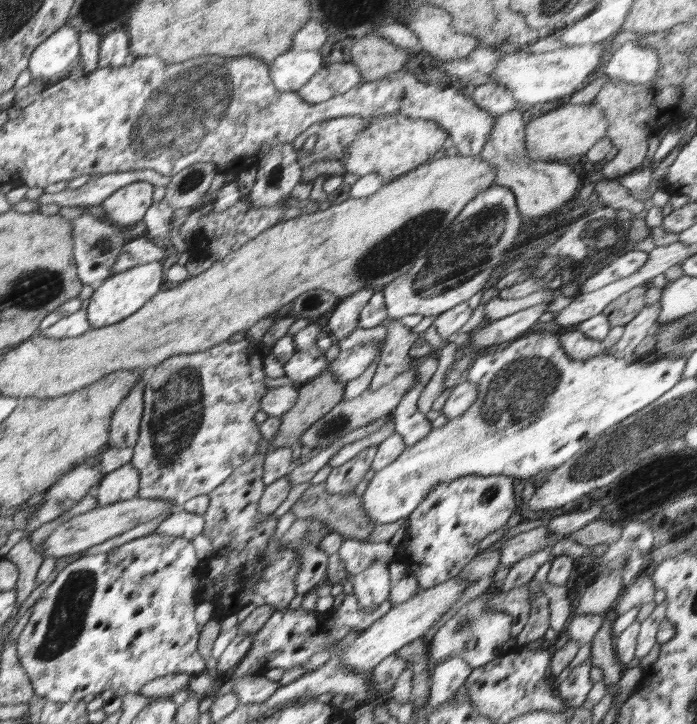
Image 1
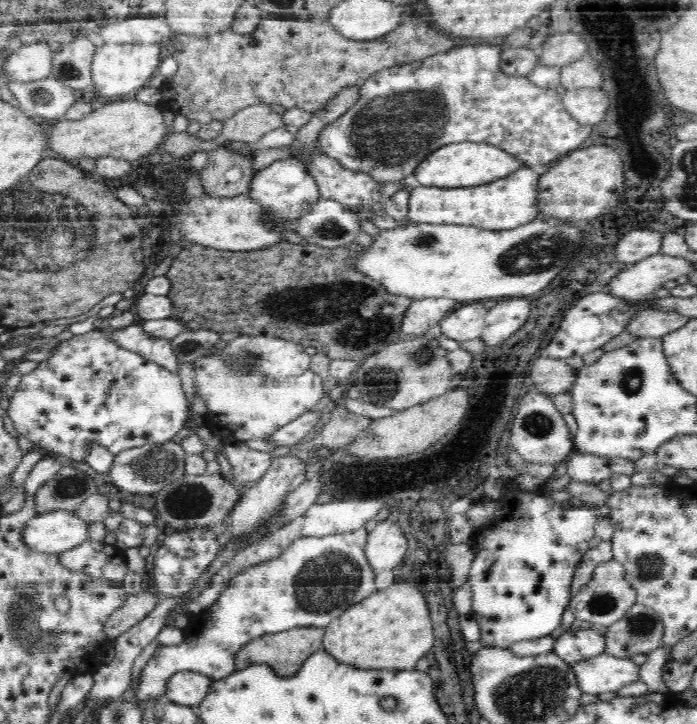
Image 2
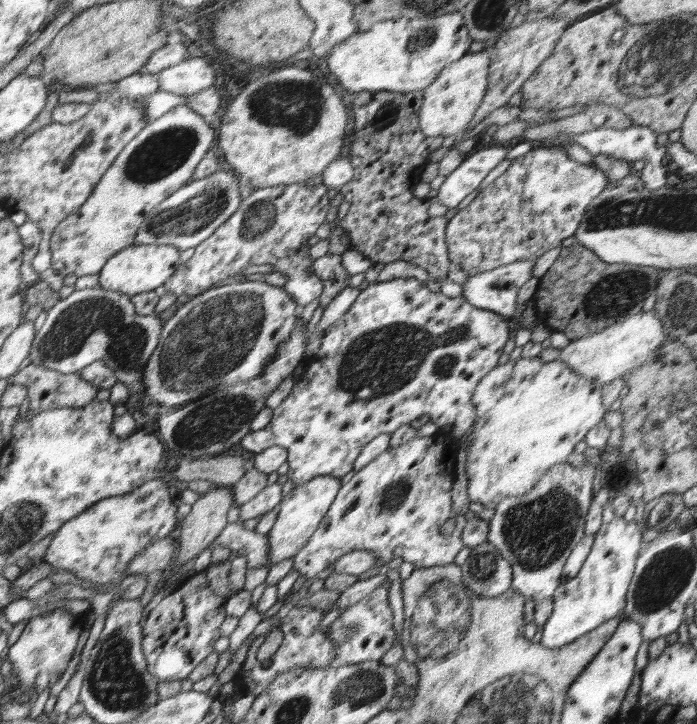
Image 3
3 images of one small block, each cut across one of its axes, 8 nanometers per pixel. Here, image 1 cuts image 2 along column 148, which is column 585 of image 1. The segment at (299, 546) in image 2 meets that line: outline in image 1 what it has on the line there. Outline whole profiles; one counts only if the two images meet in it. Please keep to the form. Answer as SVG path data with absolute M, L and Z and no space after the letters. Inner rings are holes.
M590 655L588 660L572 669L565 680L558 681L557 697L562 698L563 702L567 702L569 706L581 705L592 688L593 680L590 678L590 671L593 666L591 661L592 656Z

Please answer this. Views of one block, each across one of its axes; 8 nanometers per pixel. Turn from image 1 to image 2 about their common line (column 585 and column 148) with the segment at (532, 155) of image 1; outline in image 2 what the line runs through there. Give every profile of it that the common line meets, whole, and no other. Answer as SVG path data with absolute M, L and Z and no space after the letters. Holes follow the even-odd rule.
M134 98L108 101L108 104L76 122L64 118L58 121L50 130L52 146L48 146L48 154L44 154L43 158L62 158L73 163L80 157L97 159L105 156L136 161L154 152L168 133L162 109L142 104Z

